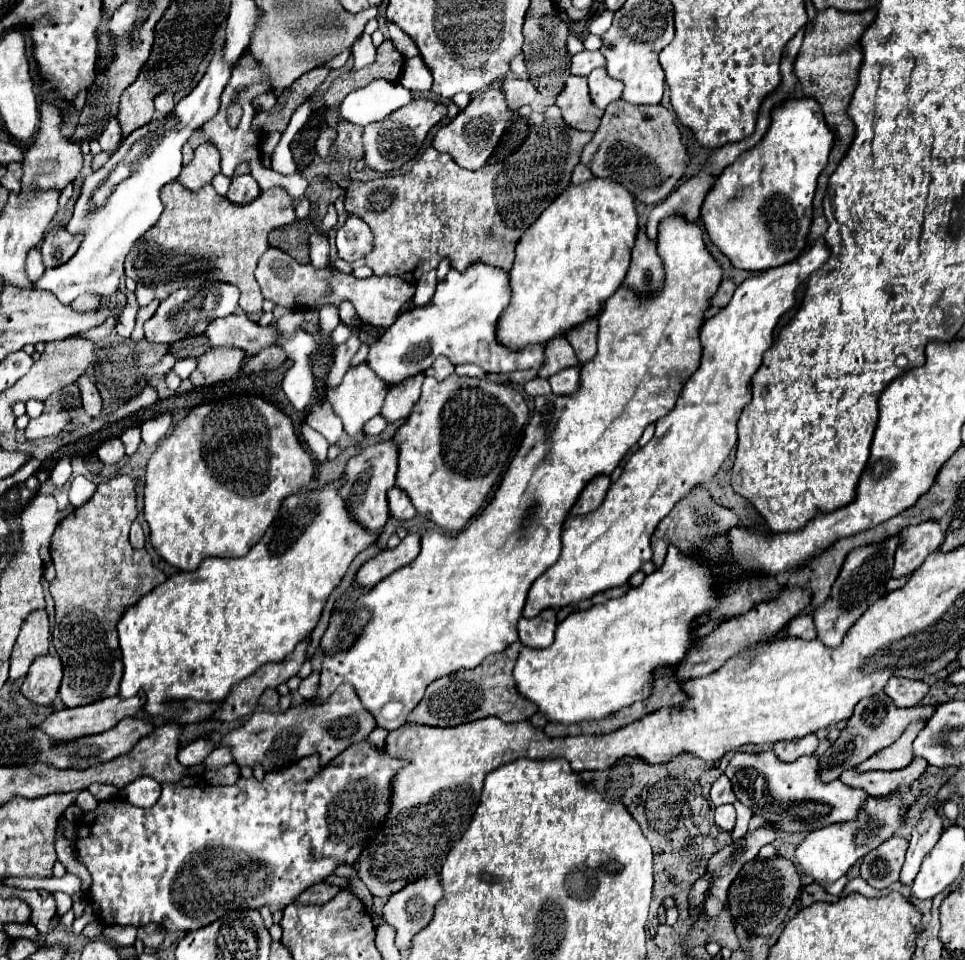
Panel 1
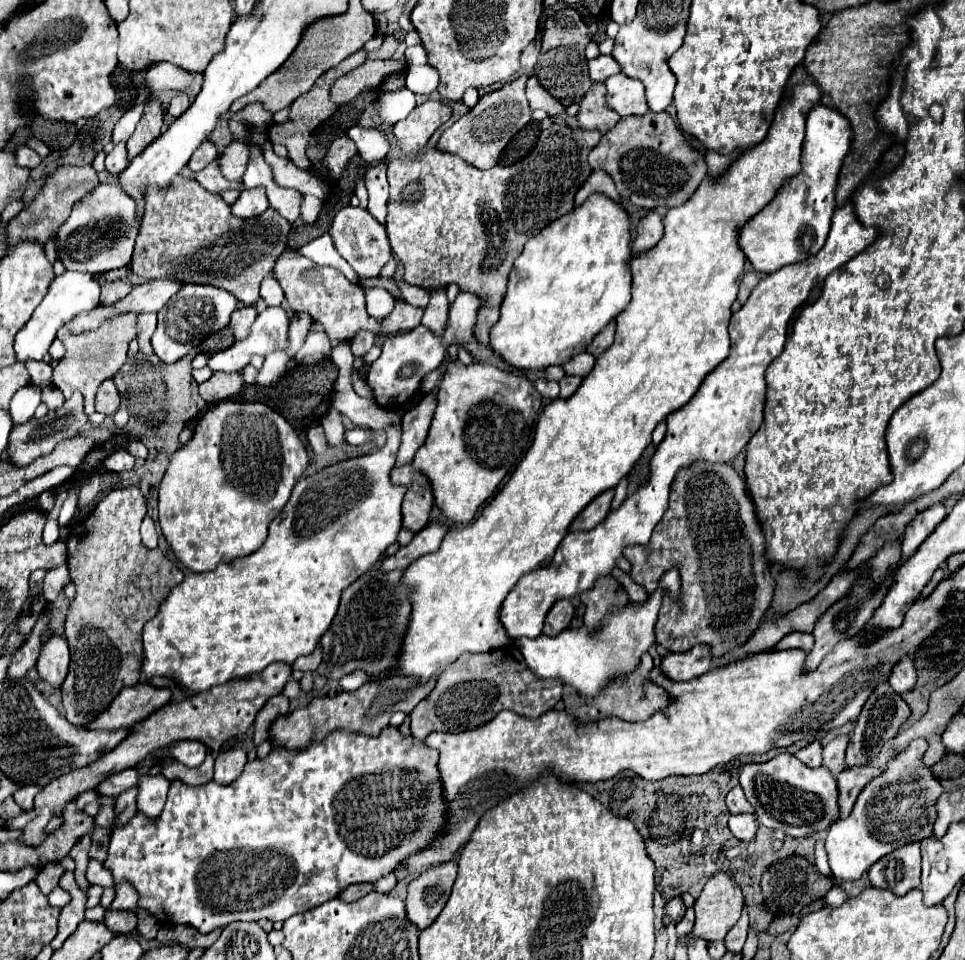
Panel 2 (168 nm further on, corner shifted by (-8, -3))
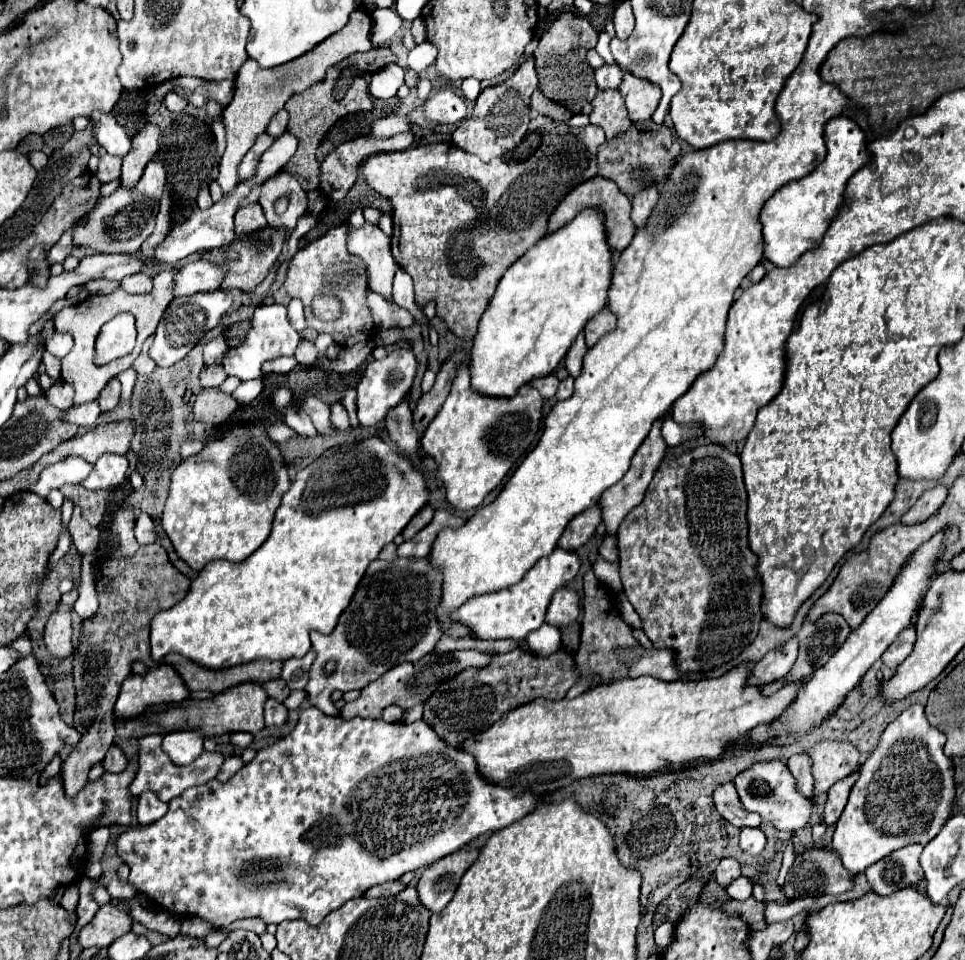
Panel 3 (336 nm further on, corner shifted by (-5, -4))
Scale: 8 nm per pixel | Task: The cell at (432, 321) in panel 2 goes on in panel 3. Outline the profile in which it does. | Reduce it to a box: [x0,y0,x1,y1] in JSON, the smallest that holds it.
[421,363,543,511]

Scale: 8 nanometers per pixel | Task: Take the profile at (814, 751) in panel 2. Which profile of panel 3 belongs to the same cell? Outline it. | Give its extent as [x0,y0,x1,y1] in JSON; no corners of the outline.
[787,753,813,797]

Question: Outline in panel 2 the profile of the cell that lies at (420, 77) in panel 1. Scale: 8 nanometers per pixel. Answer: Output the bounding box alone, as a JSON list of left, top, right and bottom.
[406,66,439,94]

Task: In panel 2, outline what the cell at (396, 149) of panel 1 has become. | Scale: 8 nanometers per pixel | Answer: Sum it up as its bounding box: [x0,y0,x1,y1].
[392,100,452,156]

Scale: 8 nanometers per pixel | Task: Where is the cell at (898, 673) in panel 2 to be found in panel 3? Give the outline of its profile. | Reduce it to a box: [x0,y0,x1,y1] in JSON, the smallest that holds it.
[881,625,915,671]

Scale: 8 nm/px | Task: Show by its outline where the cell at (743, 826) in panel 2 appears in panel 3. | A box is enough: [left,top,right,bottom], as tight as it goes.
[741,827,765,855]

